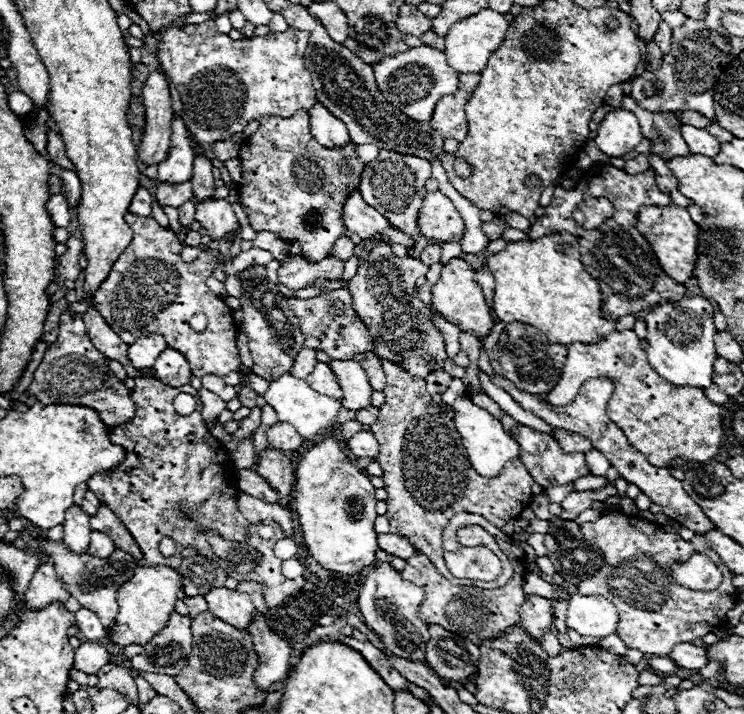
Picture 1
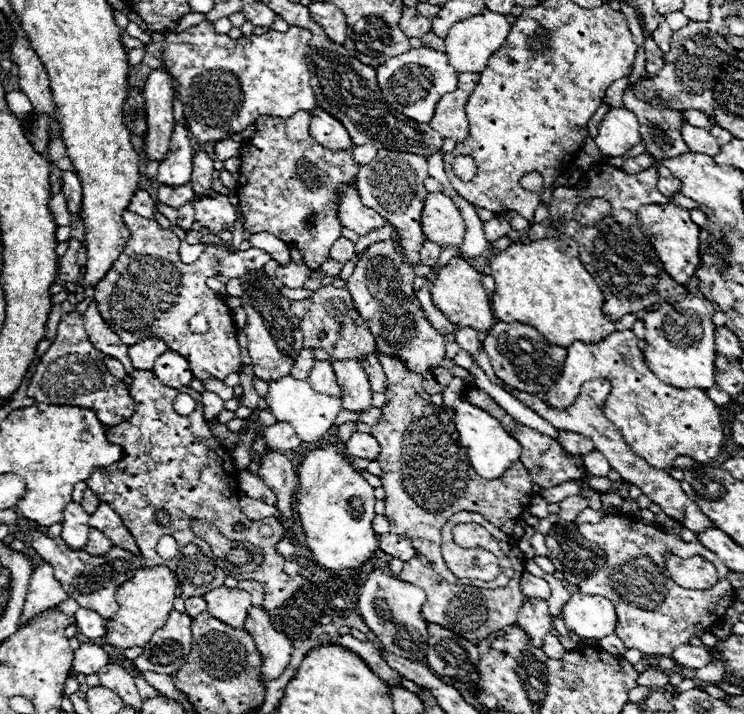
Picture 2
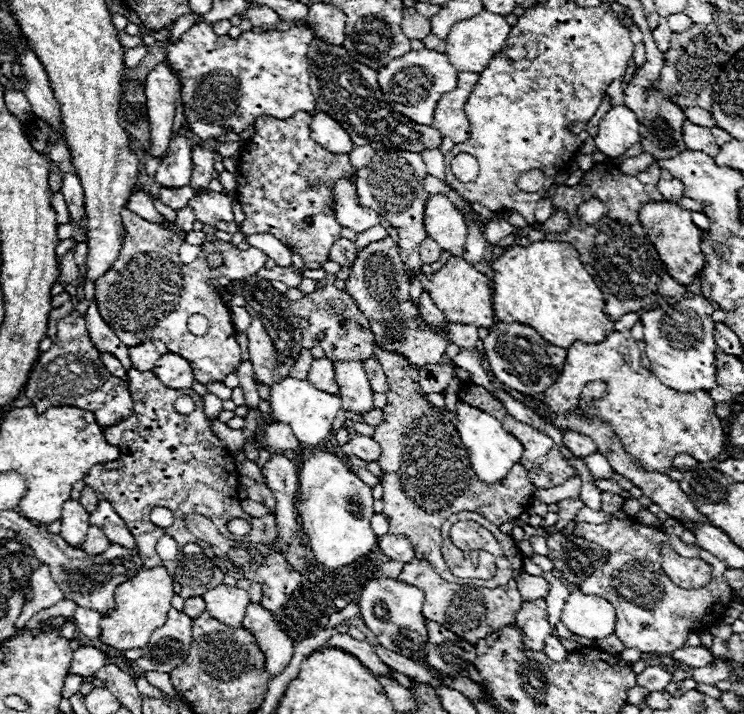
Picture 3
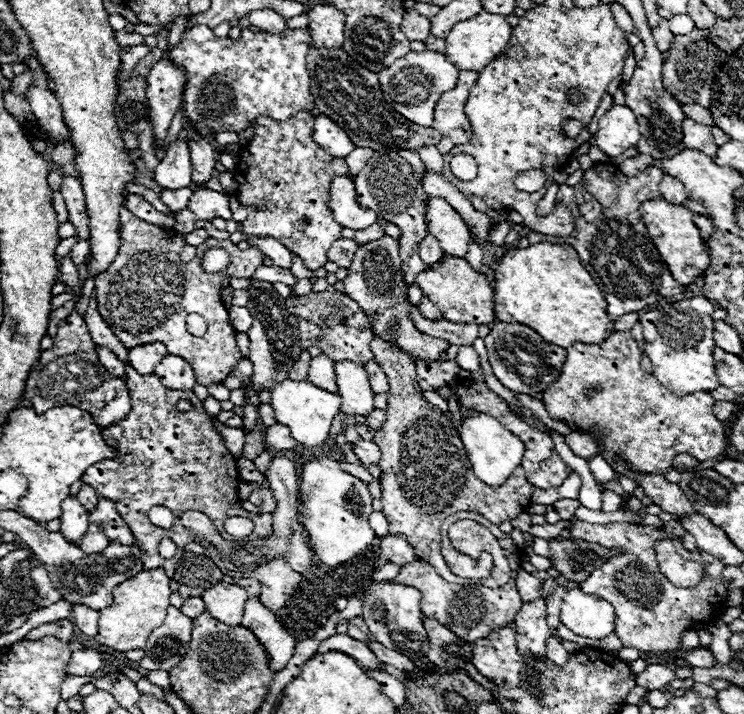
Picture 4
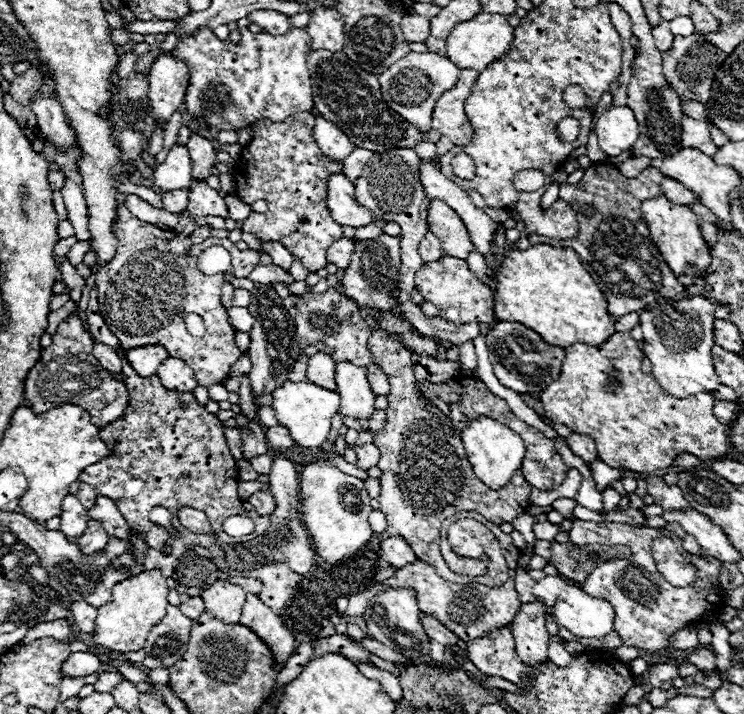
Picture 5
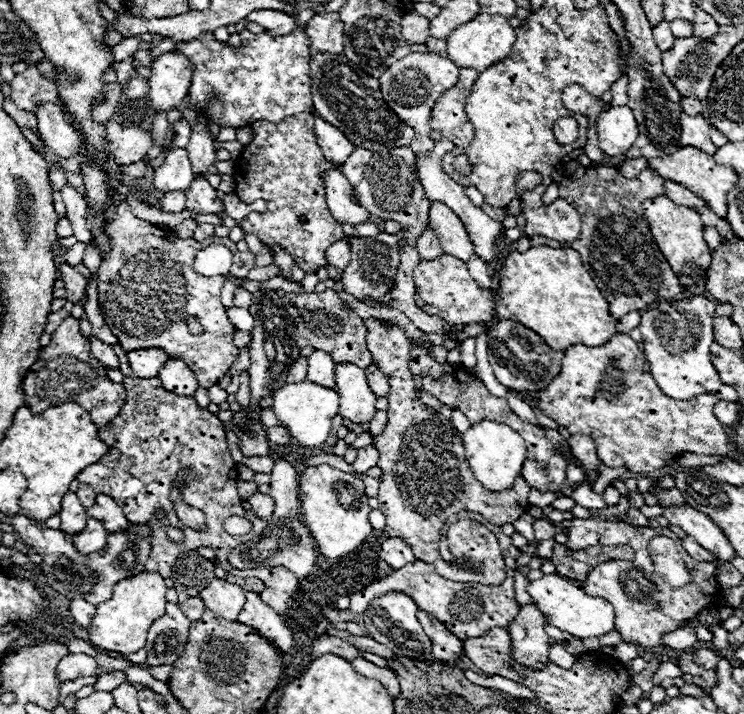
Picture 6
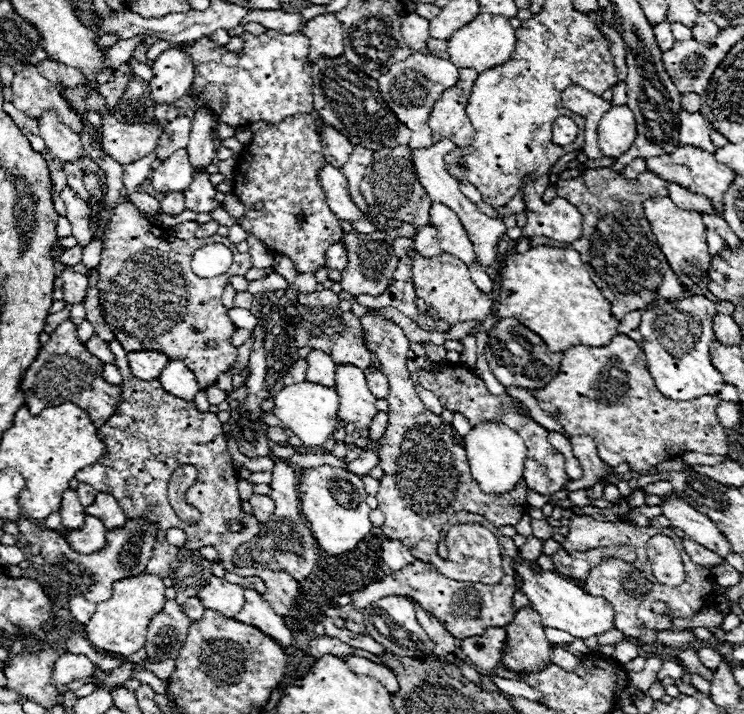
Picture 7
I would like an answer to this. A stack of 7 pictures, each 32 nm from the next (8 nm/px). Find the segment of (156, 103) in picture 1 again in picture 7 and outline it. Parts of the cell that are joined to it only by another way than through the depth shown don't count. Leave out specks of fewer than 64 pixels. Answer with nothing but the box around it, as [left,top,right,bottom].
[150,44,194,102]

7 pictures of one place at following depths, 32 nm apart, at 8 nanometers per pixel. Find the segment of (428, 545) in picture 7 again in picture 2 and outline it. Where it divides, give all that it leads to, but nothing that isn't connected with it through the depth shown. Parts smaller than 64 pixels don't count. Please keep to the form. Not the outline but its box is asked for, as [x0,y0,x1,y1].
[372,350,534,584]

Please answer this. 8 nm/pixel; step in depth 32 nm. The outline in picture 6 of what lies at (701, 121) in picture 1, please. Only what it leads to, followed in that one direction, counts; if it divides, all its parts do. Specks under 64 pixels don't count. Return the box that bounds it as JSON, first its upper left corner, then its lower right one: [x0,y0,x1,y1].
[682,96,702,114]

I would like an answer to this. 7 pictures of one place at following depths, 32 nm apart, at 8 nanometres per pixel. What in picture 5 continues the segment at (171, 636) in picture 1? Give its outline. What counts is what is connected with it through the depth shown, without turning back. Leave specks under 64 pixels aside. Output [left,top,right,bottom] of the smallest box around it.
[142,604,192,668]

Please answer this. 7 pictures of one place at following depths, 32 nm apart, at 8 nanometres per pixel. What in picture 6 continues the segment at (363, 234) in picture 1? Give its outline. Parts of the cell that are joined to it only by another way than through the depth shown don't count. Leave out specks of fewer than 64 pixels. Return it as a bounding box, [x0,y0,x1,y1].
[322,168,370,226]

